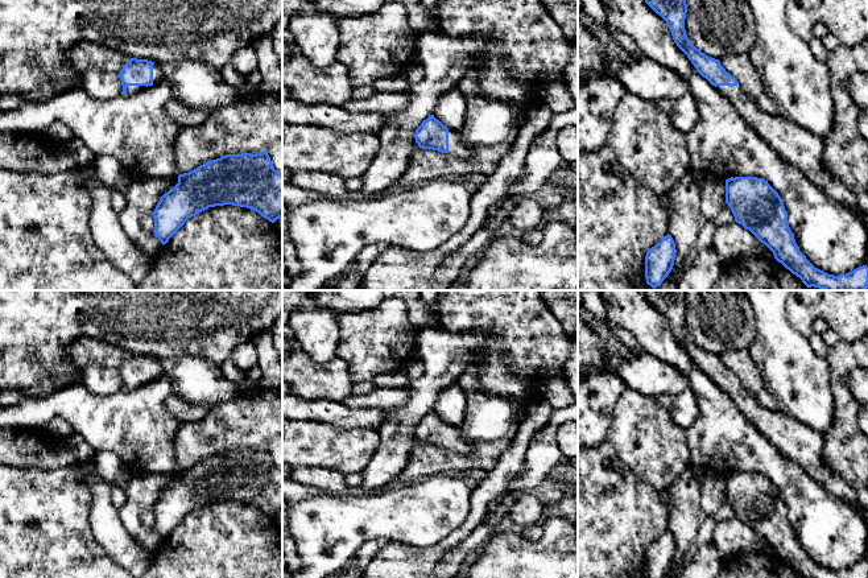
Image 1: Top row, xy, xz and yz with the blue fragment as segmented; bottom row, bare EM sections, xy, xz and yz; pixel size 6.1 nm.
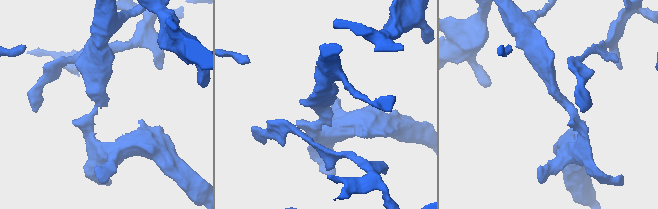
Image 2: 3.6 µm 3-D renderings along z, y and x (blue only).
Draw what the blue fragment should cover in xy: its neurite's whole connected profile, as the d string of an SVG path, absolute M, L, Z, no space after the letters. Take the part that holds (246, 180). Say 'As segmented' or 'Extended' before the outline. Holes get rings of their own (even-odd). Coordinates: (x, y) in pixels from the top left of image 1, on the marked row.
As segmented. M266 150L256 154L226 154L179 174L178 183L160 198L152 214L153 232L164 245L189 218L208 207L224 205L251 209L272 223L282 218L282 174L274 169Z

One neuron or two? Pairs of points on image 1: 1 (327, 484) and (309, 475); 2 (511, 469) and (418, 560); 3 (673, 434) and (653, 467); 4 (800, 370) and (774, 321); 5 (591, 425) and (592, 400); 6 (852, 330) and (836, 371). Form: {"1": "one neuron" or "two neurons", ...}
{"1": "one neuron", "2": "one neuron", "3": "one neuron", "4": "one neuron", "5": "one neuron", "6": "two neurons"}

